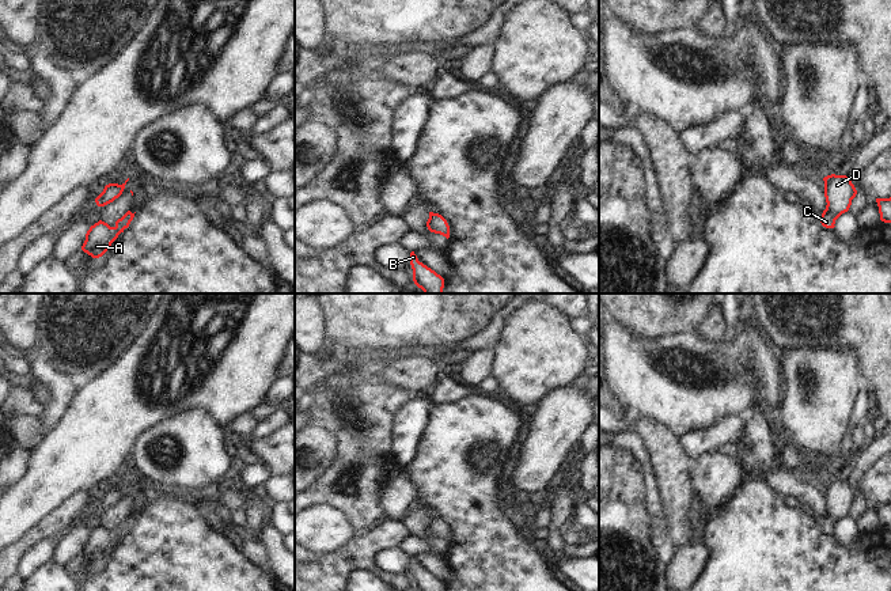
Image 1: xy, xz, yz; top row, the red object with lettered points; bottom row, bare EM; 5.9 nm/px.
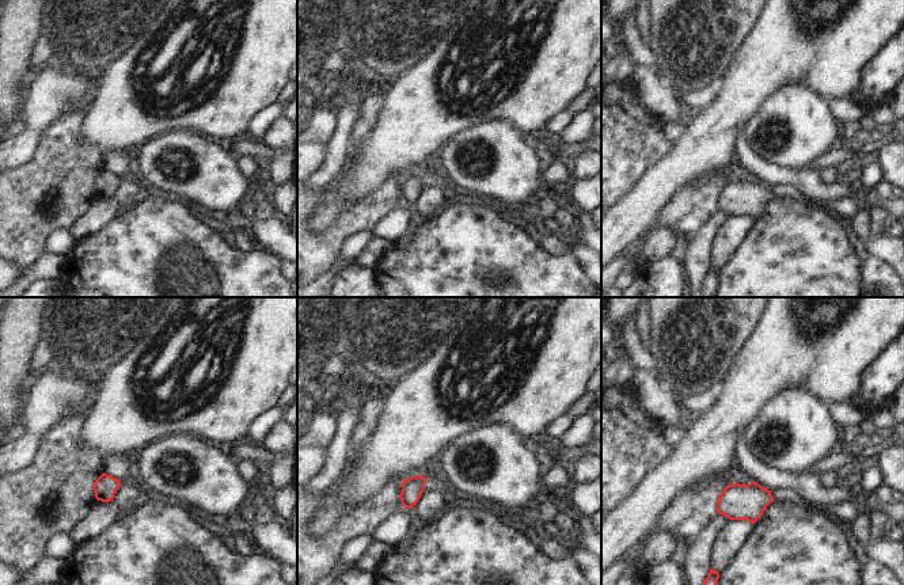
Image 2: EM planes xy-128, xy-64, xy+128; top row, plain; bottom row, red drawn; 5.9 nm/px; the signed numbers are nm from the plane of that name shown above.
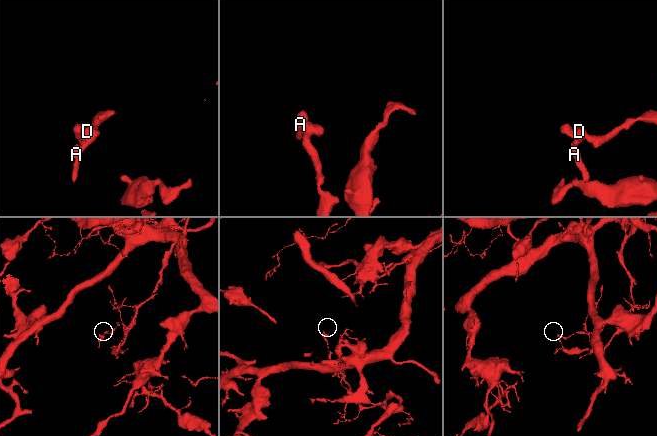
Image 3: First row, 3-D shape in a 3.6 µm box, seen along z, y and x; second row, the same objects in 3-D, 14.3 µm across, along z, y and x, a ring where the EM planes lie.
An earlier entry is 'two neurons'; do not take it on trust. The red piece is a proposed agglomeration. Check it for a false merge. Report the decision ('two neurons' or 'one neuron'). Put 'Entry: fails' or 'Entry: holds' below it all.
one neuron
Entry: fails

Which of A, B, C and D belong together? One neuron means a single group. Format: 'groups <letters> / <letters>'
groups A B C D

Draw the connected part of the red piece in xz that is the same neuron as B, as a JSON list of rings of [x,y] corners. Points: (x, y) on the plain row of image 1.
[[[414,556],[410,557],[413,586],[417,591],[444,591],[444,583],[435,575],[418,565]]]

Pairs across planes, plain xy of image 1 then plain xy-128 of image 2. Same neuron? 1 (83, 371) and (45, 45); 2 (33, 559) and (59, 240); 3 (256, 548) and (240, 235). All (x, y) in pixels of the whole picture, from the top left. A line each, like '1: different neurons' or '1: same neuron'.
1: different neurons
2: same neuron
3: same neuron

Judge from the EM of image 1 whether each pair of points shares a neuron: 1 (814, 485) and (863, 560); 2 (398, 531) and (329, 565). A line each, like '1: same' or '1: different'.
1: different
2: same

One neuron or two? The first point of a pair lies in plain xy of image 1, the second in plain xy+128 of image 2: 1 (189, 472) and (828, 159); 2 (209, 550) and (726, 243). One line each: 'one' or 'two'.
1: two
2: two

